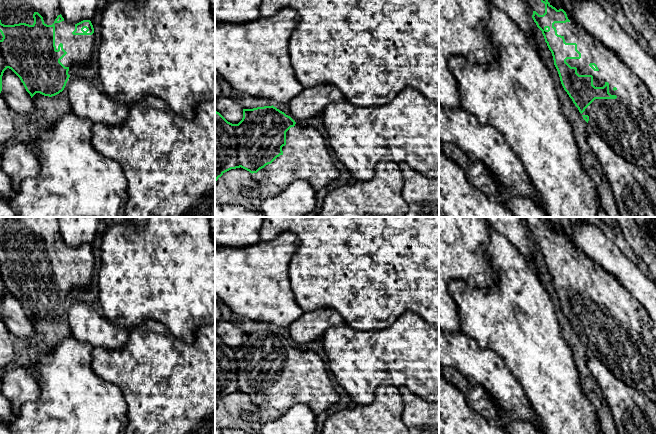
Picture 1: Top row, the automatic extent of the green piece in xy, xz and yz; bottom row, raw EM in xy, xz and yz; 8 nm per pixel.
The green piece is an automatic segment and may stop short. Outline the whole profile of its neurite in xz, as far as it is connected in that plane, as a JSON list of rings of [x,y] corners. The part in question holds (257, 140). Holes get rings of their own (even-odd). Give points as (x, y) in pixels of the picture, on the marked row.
[[[273,105],[243,109],[243,118],[238,124],[228,122],[215,110],[215,182],[231,169],[241,167],[253,174],[271,164],[283,155],[286,132],[295,124],[290,116]]]

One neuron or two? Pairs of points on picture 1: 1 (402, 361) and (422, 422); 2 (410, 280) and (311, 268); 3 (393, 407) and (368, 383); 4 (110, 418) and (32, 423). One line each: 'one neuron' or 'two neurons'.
1: two neurons
2: one neuron
3: two neurons
4: one neuron

